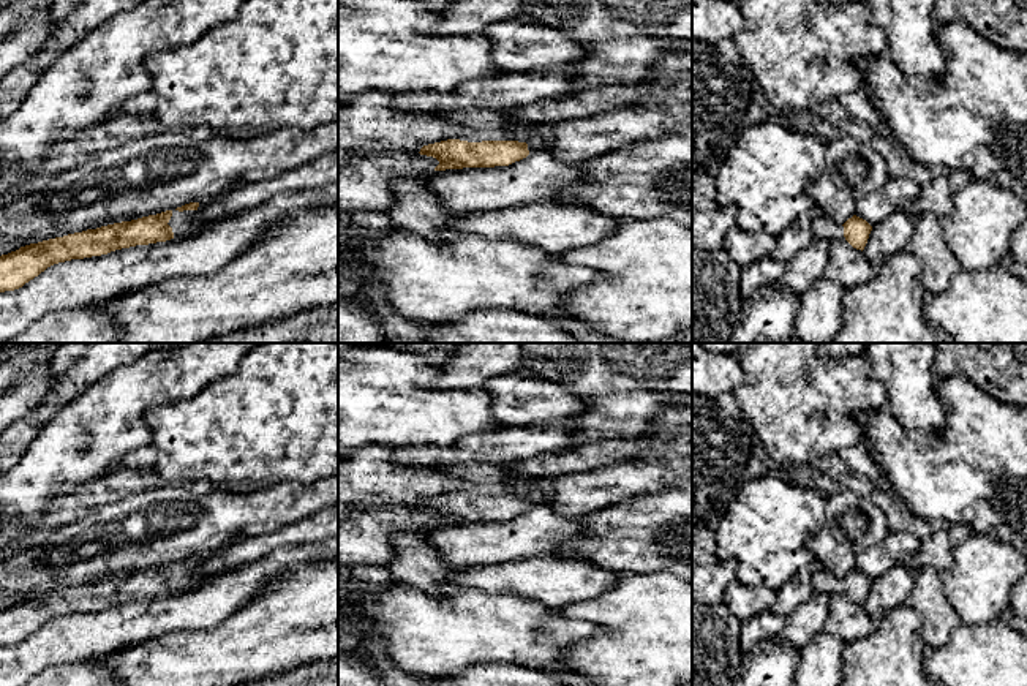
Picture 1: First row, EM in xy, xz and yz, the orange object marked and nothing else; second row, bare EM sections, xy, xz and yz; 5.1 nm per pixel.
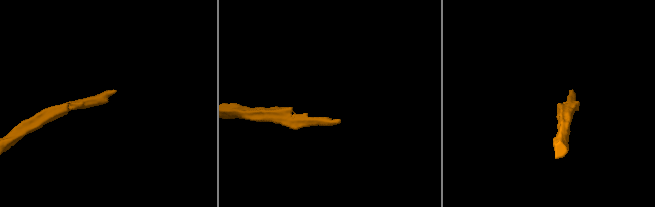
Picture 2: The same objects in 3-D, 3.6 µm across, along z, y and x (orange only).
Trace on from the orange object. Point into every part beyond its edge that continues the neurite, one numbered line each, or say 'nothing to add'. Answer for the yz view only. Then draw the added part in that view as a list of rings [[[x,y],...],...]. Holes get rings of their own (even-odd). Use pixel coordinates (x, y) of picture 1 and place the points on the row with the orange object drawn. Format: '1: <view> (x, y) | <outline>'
1: yz (822, 226) | [[[820,215],[812,221],[812,236],[814,239],[826,239],[826,240],[841,240],[844,237],[844,226],[837,224],[831,218]]]

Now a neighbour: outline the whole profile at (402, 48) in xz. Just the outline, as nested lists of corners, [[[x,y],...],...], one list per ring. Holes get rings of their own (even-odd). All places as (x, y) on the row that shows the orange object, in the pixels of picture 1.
[[[341,0],[338,3],[338,100],[365,92],[450,92],[474,79],[506,71],[493,65],[491,43],[476,35],[449,35],[442,17],[419,0]]]

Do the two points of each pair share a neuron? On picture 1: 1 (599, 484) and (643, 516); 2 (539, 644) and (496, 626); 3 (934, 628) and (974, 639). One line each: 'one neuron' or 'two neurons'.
1: two neurons
2: one neuron
3: two neurons

